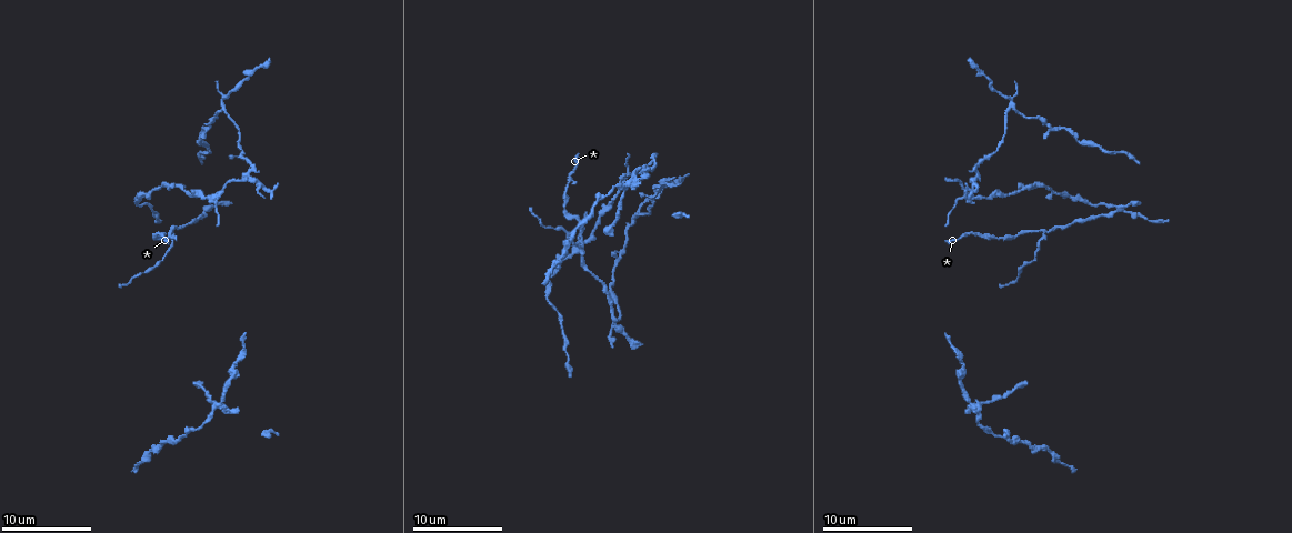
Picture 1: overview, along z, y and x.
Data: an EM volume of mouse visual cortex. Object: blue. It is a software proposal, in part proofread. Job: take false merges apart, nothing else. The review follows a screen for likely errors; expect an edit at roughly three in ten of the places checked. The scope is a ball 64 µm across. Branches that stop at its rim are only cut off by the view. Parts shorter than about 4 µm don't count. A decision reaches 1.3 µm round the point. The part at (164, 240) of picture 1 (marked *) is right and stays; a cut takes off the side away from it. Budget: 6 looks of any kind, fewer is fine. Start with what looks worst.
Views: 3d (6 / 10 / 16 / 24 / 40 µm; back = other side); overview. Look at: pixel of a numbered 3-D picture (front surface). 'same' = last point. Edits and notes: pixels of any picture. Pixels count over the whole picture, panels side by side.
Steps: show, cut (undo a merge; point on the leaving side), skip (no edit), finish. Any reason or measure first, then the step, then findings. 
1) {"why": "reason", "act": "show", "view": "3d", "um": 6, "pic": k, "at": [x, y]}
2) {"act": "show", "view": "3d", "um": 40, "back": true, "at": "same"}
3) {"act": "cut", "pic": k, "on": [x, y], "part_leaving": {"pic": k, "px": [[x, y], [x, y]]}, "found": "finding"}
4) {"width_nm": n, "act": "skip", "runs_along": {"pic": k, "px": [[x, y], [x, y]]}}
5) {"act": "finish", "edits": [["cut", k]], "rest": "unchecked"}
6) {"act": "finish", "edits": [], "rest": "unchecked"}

{"why": "two arms in line, one across", "act": "show", "view": "3d", "um": 16, "pic": 1, "at": [1045, 237]}

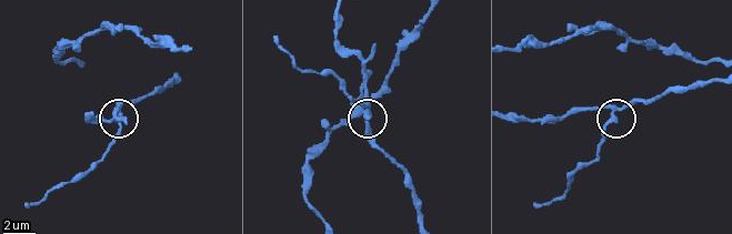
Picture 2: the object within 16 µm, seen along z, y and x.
{"act": "skip", "runs_along": {"pic": 2, "px": [[339, 12], [336, 37], [367, 80], [367, 118], [360, 101]]}, "found": "continuous, no second neuron"}

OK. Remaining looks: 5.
{"why": "three arms meet", "act": "show", "view": "3d", "um": 6, "pic": 1, "at": [1014, 108]}

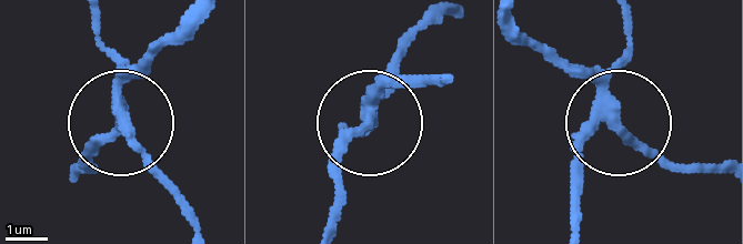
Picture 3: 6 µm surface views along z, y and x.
{"side_arm_um": 10, "act": "cut", "pic": 3, "on": [102, 49], "part_leaving": {"pic": 3, "px": [[120, 103], [124, 131], [191, 226]]}, "found": "a second neuron is stuck on"}

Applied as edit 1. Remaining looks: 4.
{"act": "show", "view": "overview"}

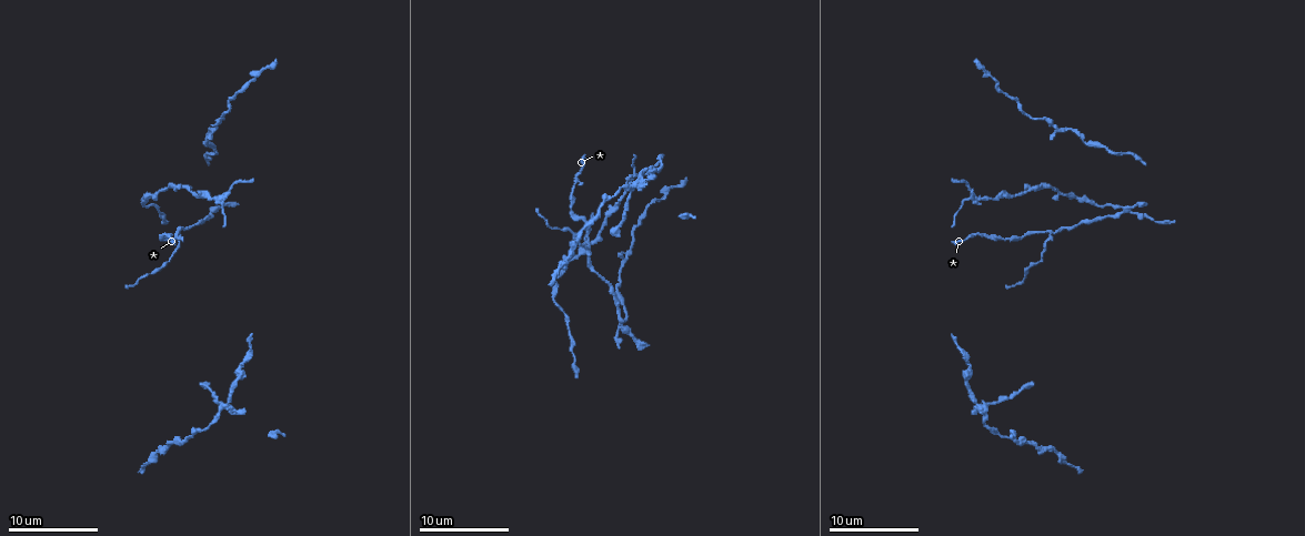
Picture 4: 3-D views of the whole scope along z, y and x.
{"why": "looks like a crossing", "act": "show", "view": "3d", "um": 16, "pic": 4, "at": [222, 405]}

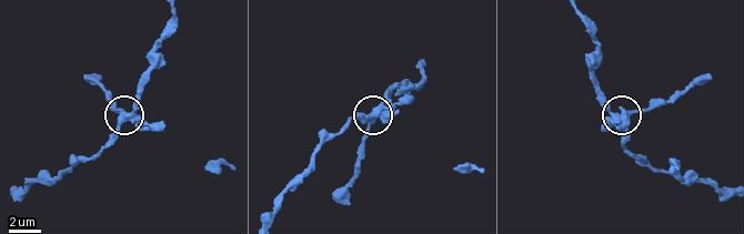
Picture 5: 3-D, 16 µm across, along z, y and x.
{"why": "other side", "act": "show", "view": "3d", "um": 16, "back": true, "pic": 5, "at": [374, 116]}

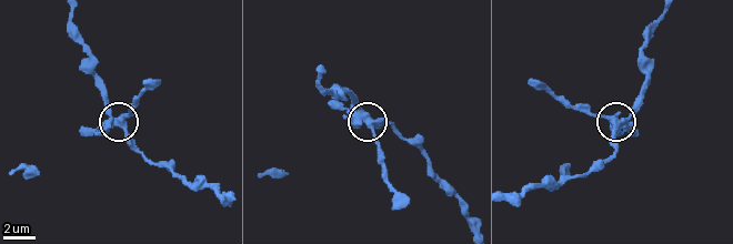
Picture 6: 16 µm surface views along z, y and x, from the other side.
{"arms": 5, "act": "skip", "found": "all the same neuron"}

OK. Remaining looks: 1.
{"act": "finish", "edits": [["cut", 3]], "rest": "unchecked"}

